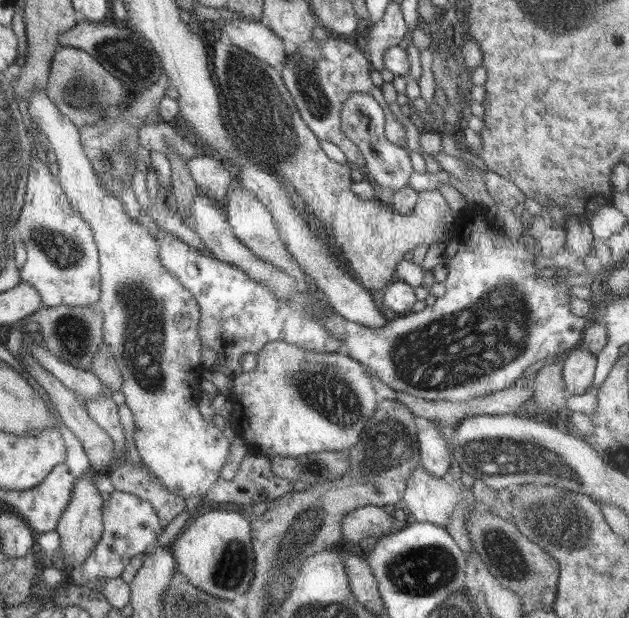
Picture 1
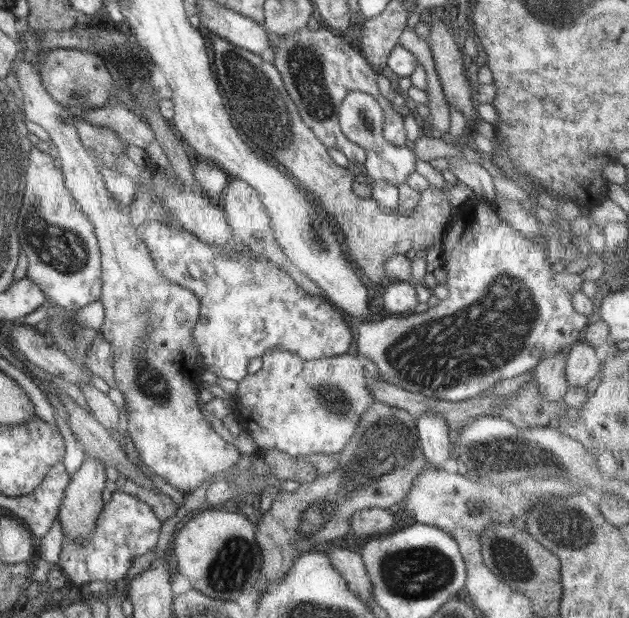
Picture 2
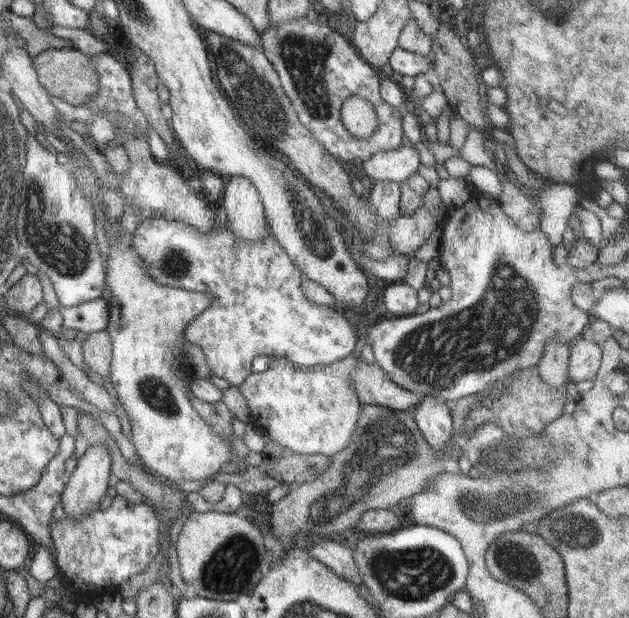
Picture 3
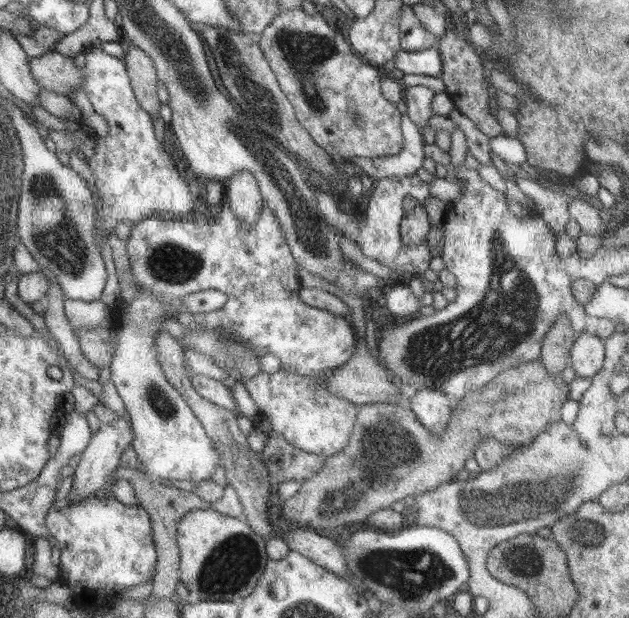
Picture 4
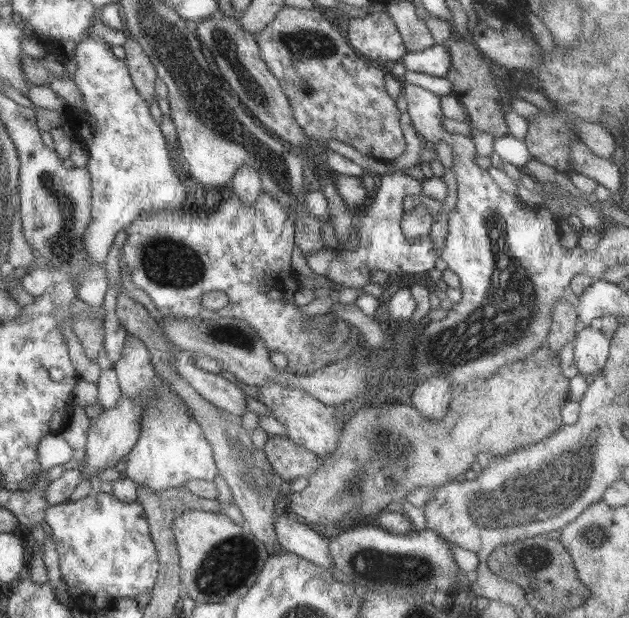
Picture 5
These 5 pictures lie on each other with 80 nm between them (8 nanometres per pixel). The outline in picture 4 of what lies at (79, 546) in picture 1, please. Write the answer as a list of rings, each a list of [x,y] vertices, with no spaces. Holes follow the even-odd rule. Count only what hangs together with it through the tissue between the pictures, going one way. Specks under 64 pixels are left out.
[[[115,415],[112,424],[102,424],[98,433],[93,432],[88,446],[82,452],[83,456],[78,466],[76,466],[72,488],[67,496],[71,504],[86,500],[91,496],[95,499],[95,494],[100,488],[108,487],[111,483],[109,476],[117,470],[120,458],[125,450],[132,444],[134,433],[132,433],[132,422]]]

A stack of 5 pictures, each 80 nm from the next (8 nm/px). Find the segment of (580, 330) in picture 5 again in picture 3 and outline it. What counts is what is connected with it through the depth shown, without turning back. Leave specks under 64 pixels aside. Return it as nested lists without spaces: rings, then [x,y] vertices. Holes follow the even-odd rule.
[[[582,336],[572,342],[567,376],[572,383],[593,379],[601,365],[601,345],[588,341]]]

